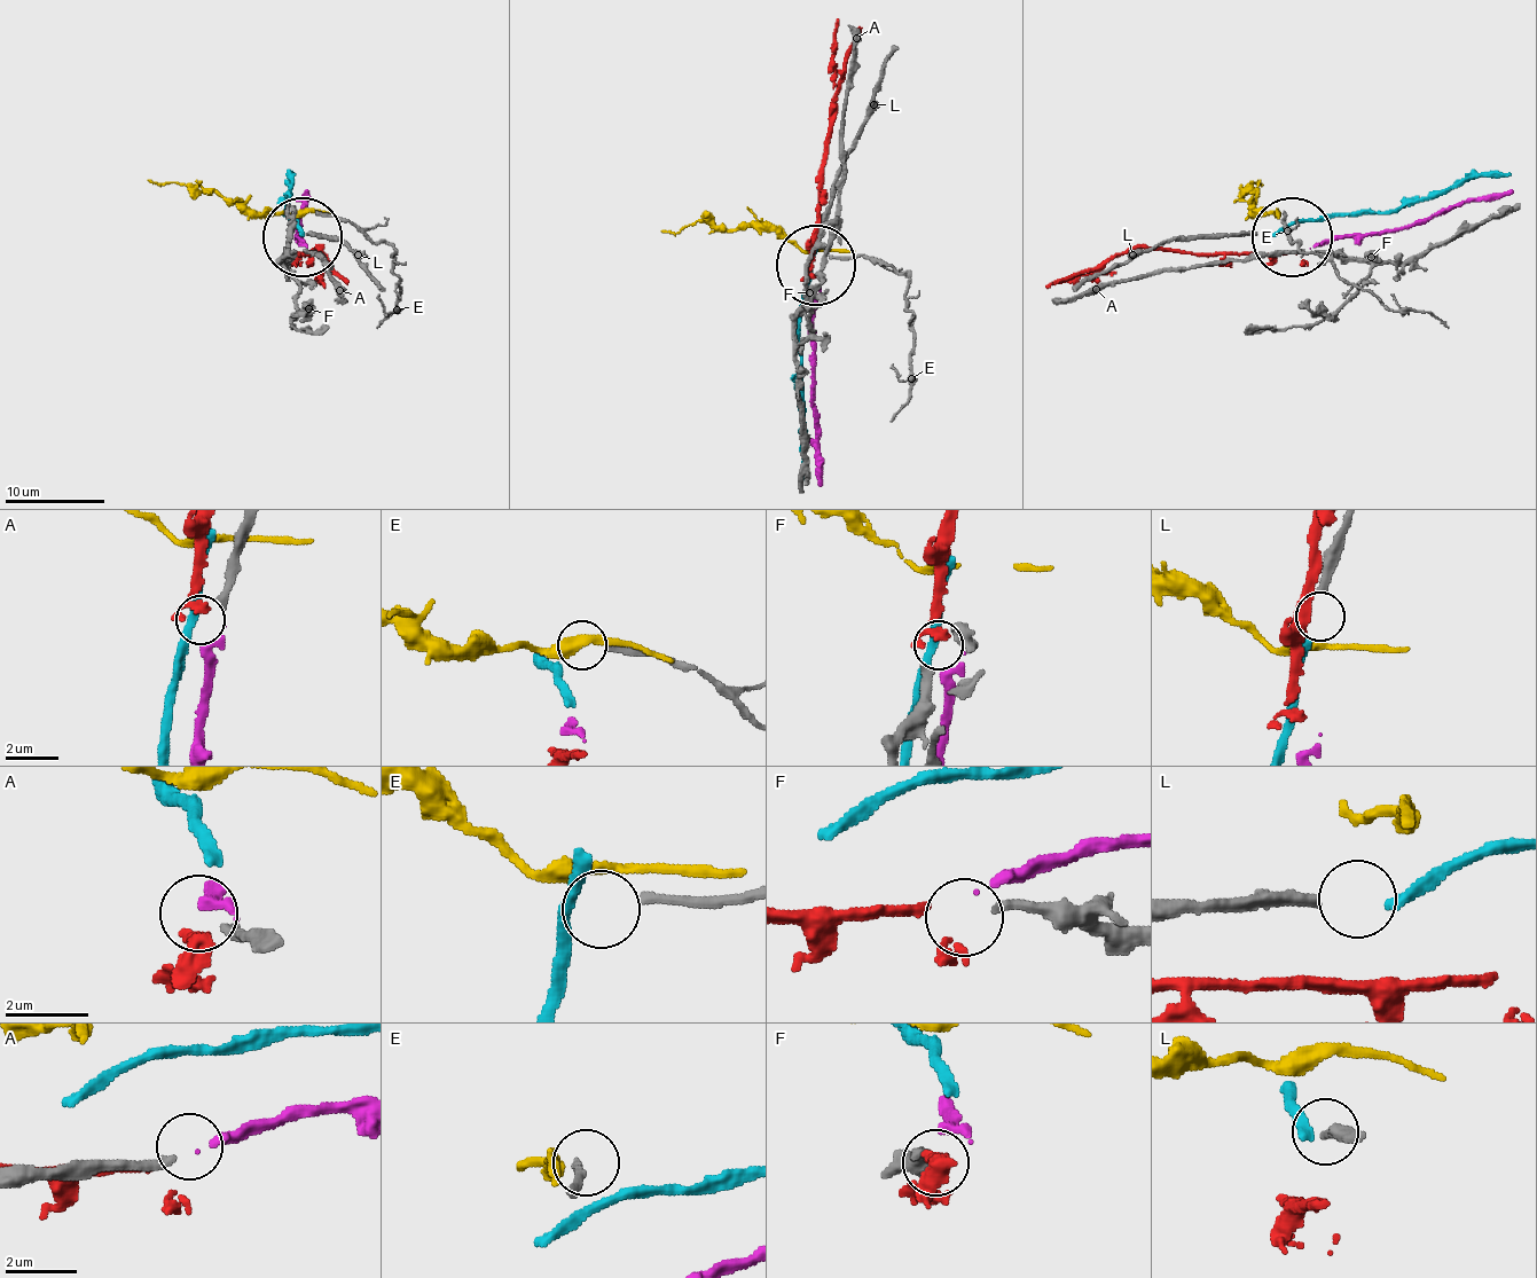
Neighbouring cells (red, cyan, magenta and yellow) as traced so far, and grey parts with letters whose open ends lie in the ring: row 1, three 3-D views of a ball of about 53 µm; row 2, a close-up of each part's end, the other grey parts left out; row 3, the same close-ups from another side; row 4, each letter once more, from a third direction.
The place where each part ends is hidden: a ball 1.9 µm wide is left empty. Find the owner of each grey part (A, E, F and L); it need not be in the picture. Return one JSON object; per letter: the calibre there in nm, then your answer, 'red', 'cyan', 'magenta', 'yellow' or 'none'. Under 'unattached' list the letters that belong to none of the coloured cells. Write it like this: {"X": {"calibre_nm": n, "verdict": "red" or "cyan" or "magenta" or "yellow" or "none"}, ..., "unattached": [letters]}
{"A": {"calibre_nm": 280, "verdict": "magenta"}, "E": {"calibre_nm": 240, "verdict": "none"}, "F": {"calibre_nm": 240, "verdict": "red"}, "L": {"calibre_nm": 320, "verdict": "cyan"}, "unattached": ["E"]}

